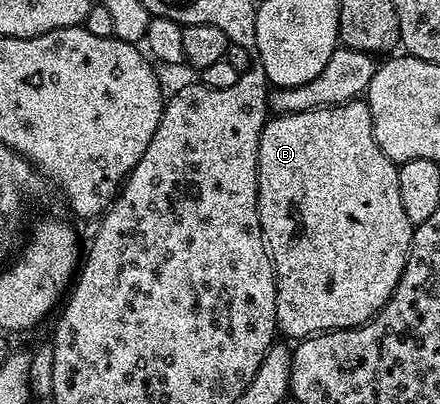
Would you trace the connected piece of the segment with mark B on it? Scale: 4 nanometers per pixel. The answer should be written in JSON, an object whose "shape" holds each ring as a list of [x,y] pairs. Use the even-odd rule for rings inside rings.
{"shape":[[[354,100],[344,102],[341,106],[325,106],[322,110],[304,110],[298,114],[273,116],[266,121],[259,136],[257,207],[265,248],[273,262],[273,274],[277,277],[277,329],[282,335],[285,333],[292,340],[300,340],[312,338],[315,334],[326,334],[328,330],[353,330],[356,326],[364,326],[371,321],[389,303],[389,297],[393,295],[403,276],[415,229],[414,223],[407,220],[407,212],[403,212],[403,199],[399,197],[398,169],[398,163],[392,162],[375,140],[368,101]]]}

